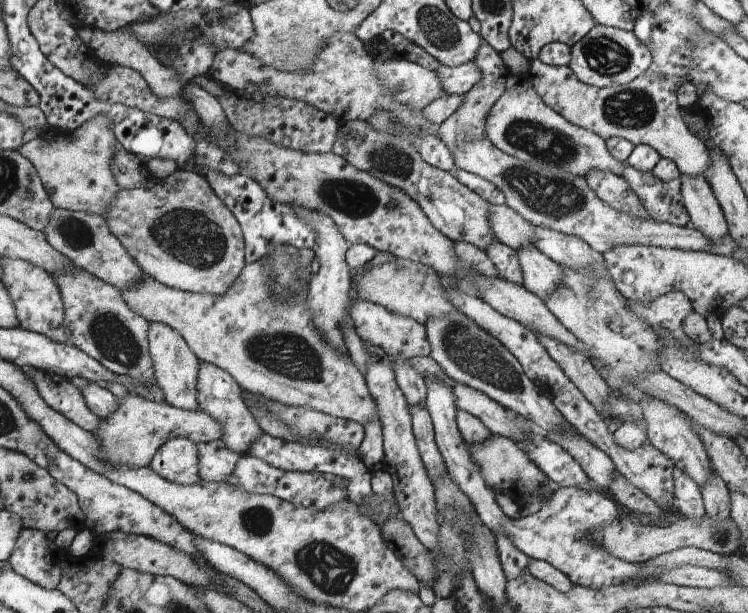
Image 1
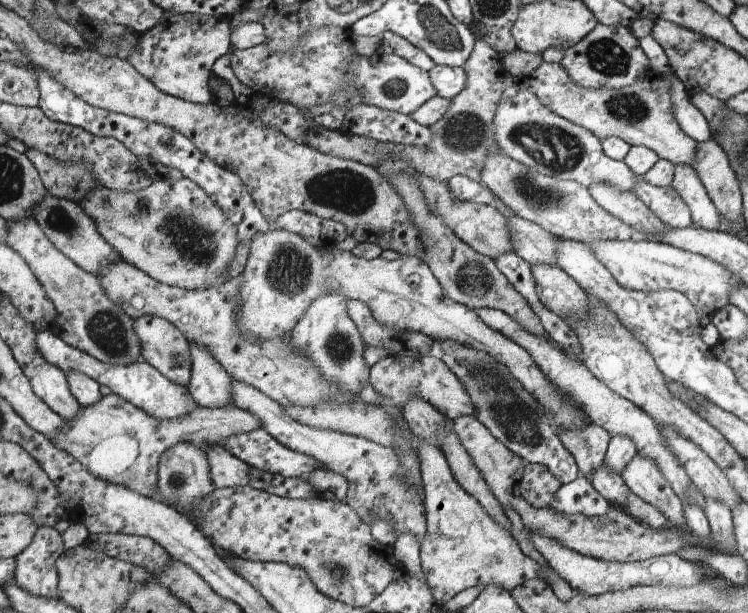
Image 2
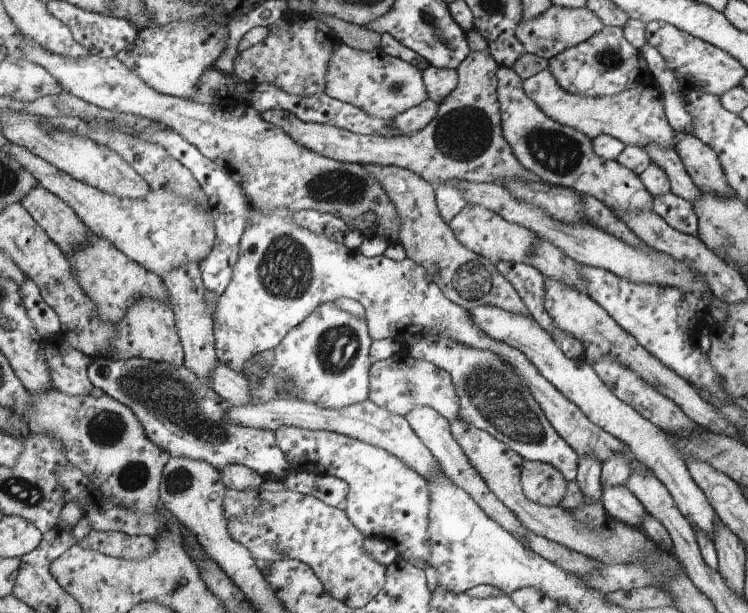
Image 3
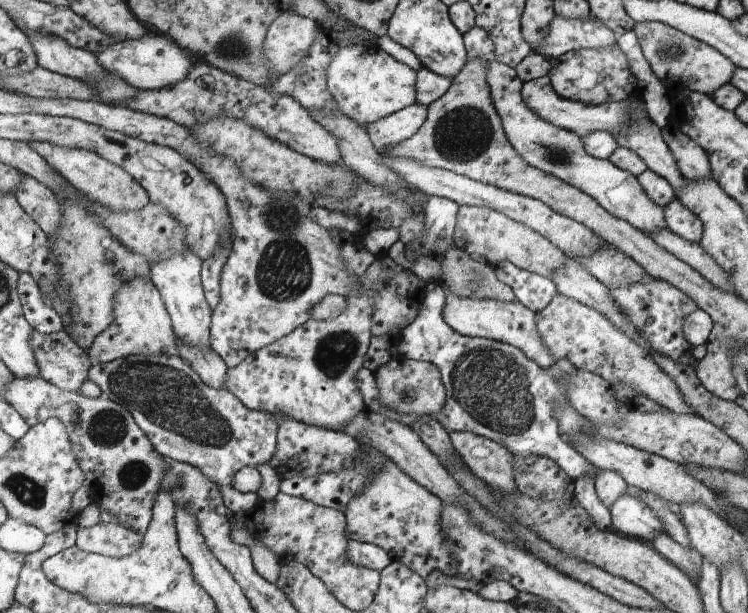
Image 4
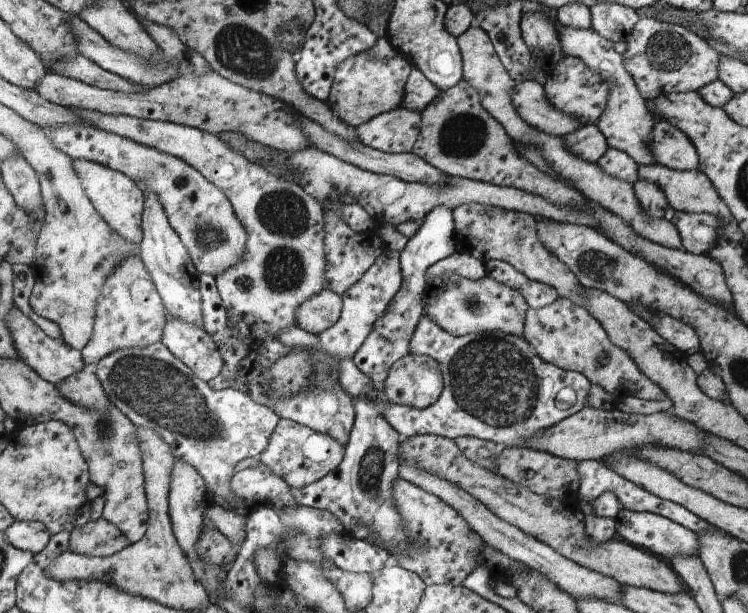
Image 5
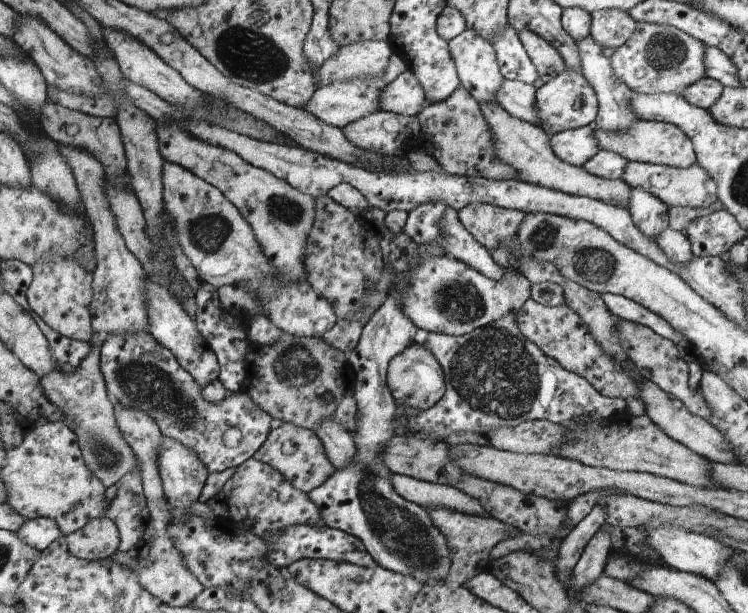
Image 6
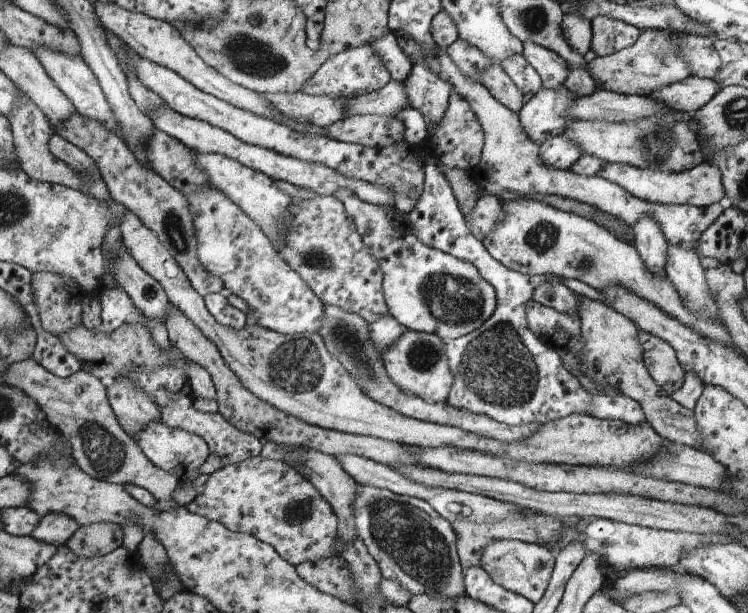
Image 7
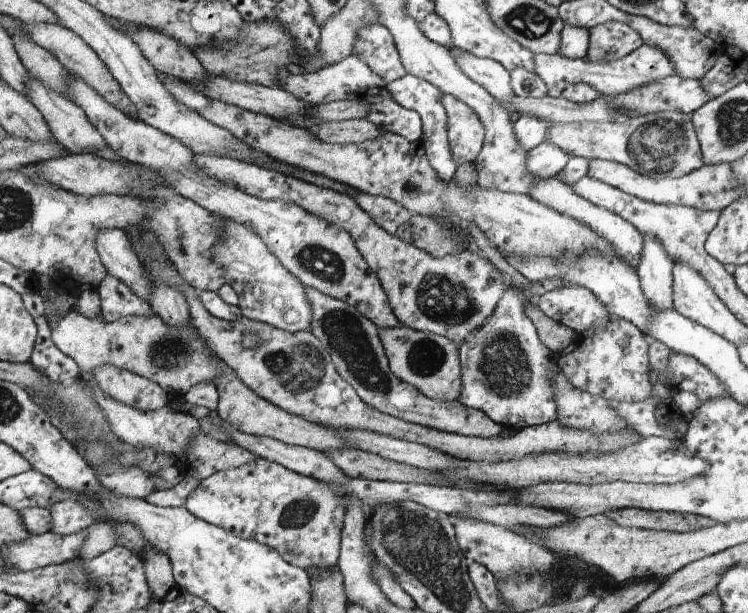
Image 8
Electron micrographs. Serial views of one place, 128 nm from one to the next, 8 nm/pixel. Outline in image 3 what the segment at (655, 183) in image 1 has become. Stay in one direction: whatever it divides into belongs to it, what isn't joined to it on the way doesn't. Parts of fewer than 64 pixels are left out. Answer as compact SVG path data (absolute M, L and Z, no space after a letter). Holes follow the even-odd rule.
M670 192L664 196L657 196L654 201L654 210L672 228L689 235L698 235L700 220L693 209L693 203L680 198Z

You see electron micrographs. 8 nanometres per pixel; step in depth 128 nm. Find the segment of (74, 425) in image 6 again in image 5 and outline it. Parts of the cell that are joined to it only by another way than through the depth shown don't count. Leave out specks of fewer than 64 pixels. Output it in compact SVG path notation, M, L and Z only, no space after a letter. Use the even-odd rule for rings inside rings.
M94 363L84 364L80 372L64 378L54 386L76 406L90 410L106 410L111 403L104 388L101 388L101 379L96 374L96 367Z

